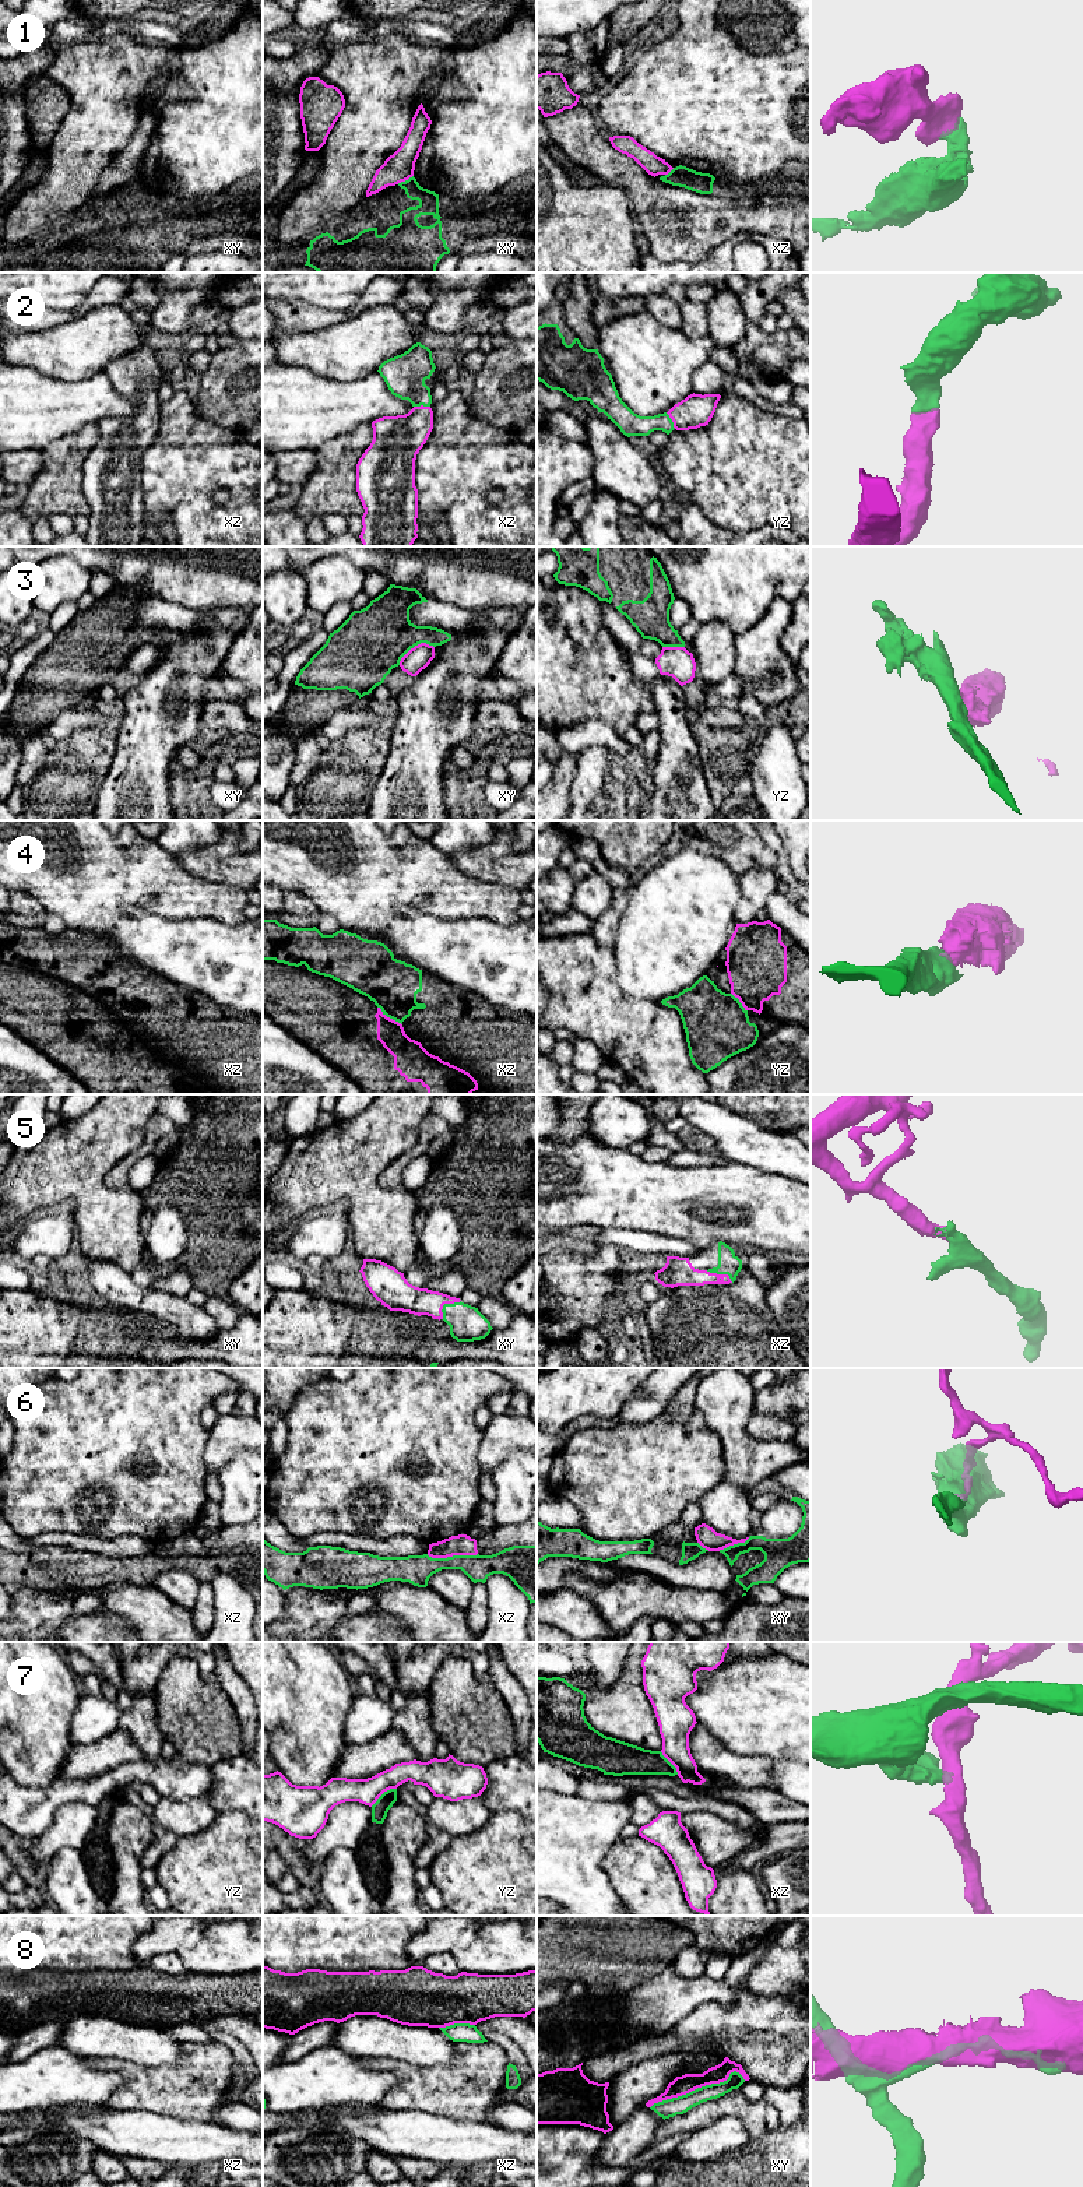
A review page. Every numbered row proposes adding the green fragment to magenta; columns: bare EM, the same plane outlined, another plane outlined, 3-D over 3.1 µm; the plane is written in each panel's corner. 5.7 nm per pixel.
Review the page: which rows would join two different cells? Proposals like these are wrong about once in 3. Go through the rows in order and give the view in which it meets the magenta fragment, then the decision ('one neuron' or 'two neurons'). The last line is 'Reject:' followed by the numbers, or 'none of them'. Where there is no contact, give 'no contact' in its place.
1: xy | two neurons
2: xz | one neuron
3: xy | two neurons
4: xz | two neurons
5: xy | one neuron
6: xz | two neurons
7: yz | two neurons
8: xy | two neurons
Reject: 1, 3, 4, 6, 7, 8

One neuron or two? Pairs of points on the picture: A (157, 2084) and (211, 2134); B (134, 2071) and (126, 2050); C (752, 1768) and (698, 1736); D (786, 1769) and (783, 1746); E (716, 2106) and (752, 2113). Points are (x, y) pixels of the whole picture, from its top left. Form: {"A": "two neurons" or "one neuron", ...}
{"A": "two neurons", "B": "two neurons", "C": "one neuron", "D": "two neurons", "E": "one neuron"}

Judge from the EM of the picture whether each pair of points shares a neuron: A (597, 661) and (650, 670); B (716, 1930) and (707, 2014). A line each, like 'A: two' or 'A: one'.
A: two
B: two

